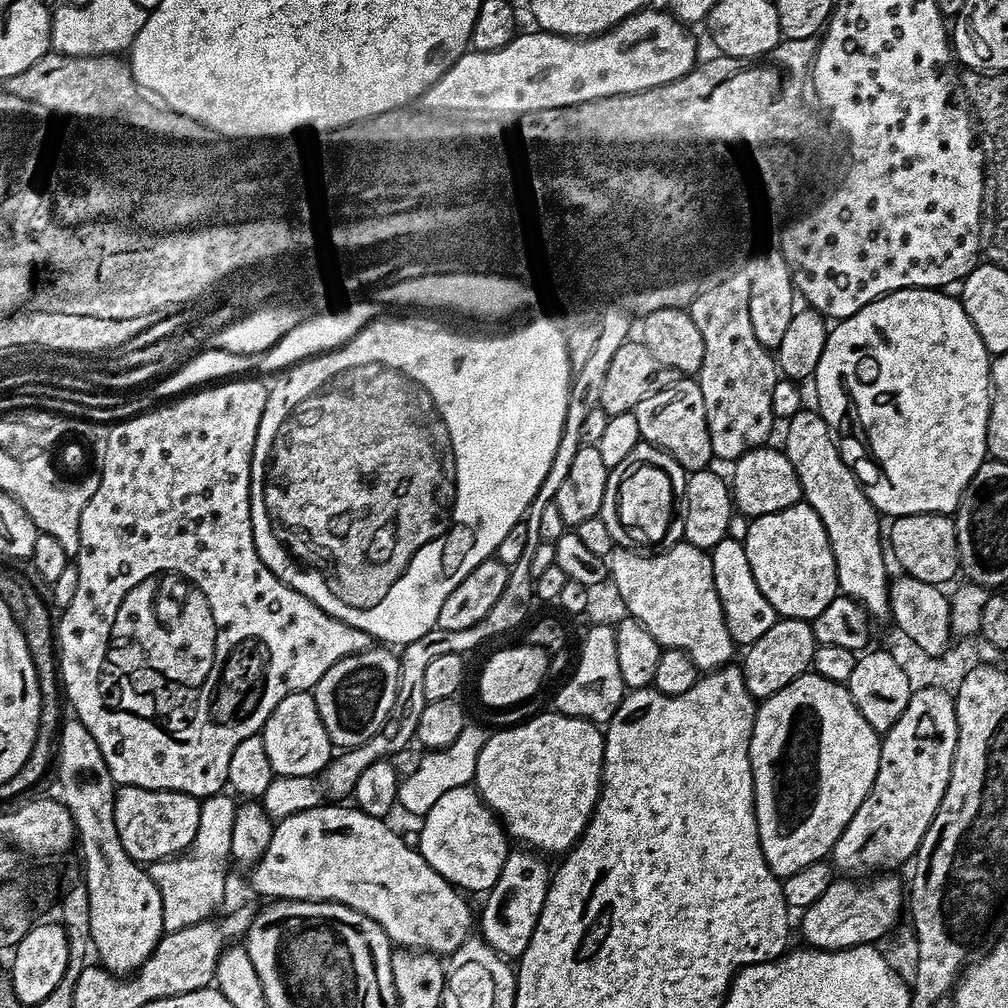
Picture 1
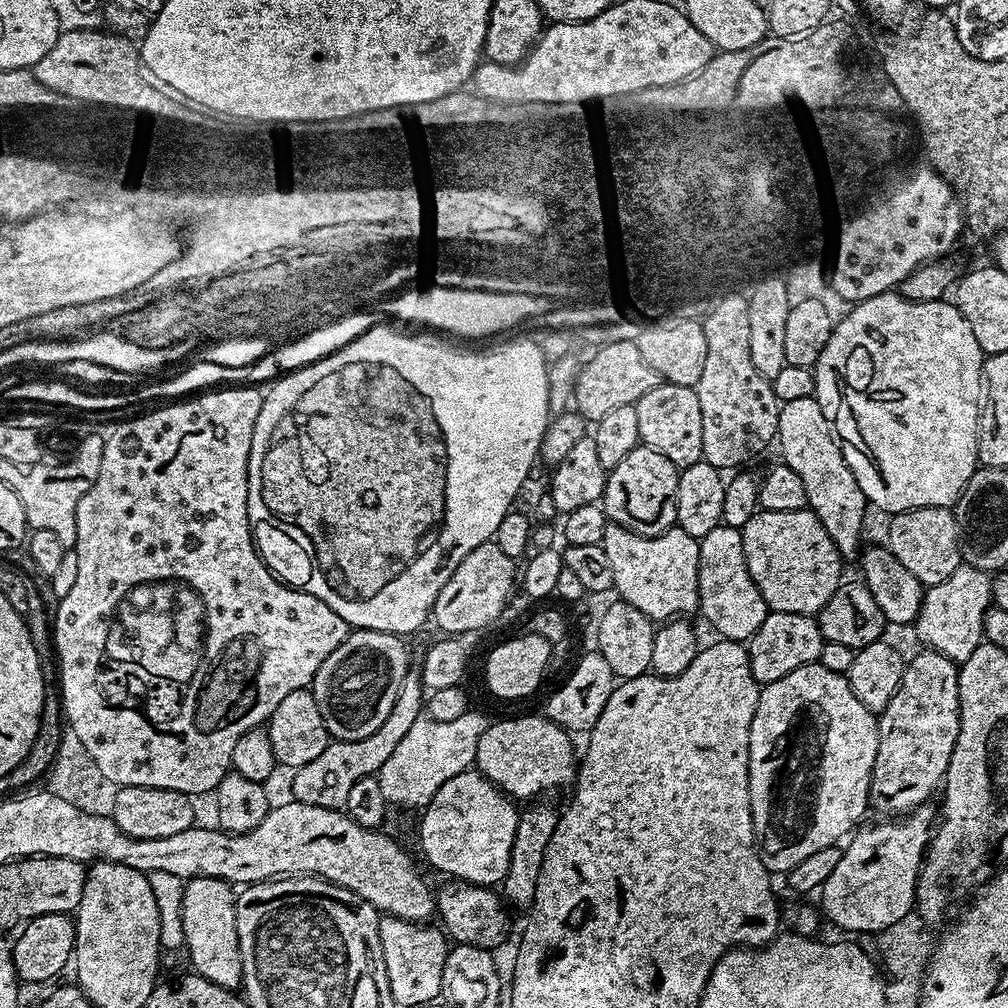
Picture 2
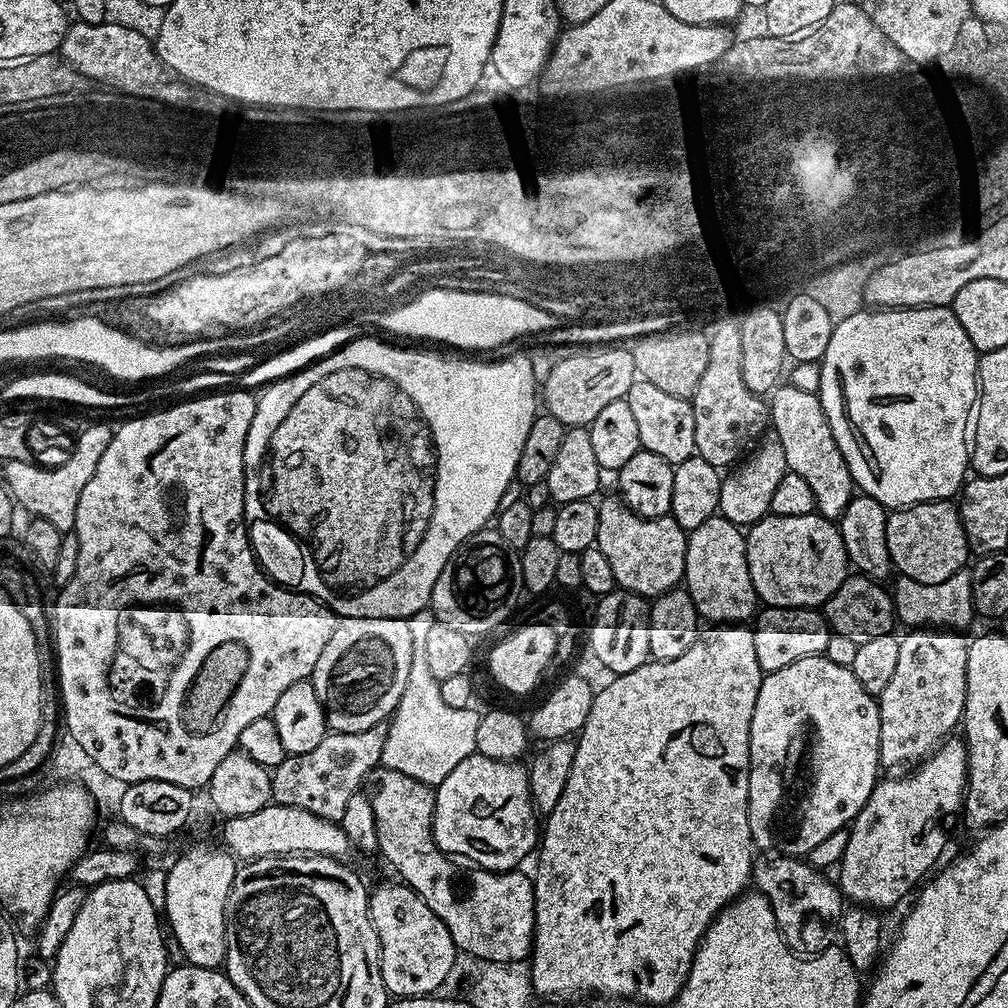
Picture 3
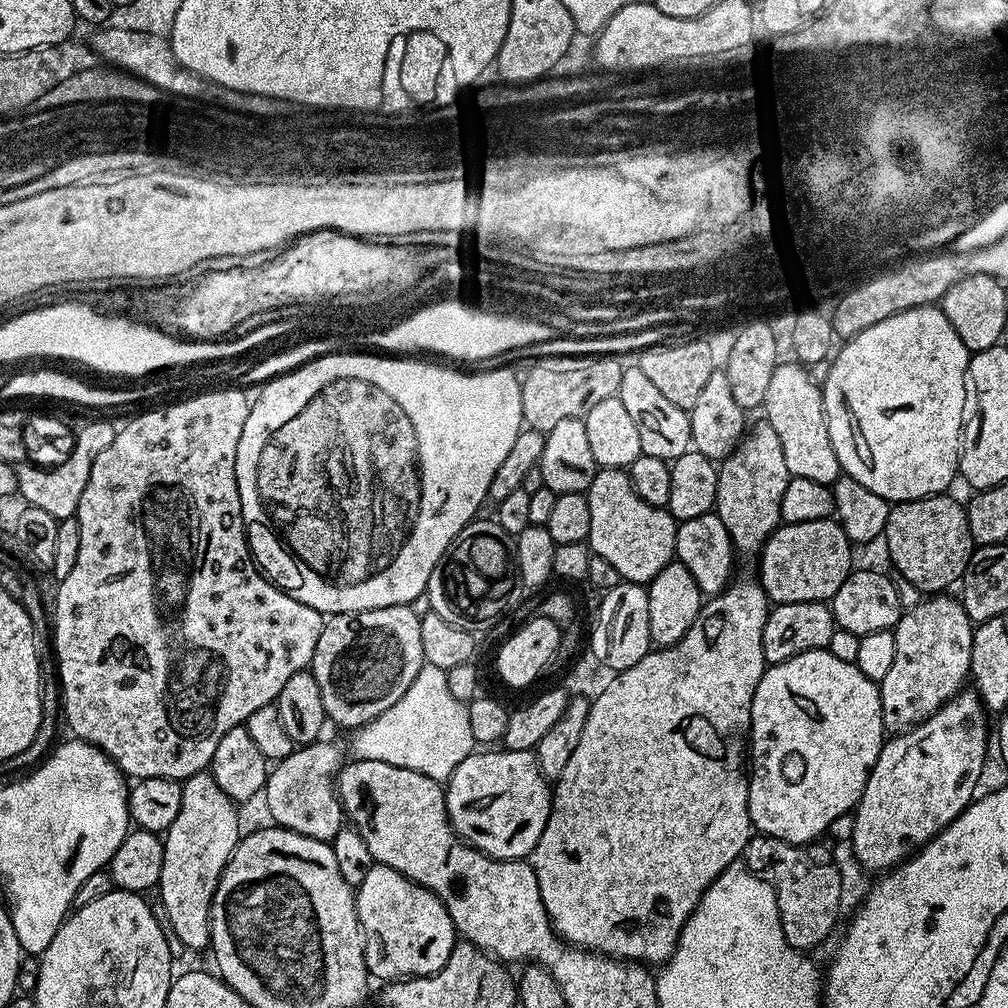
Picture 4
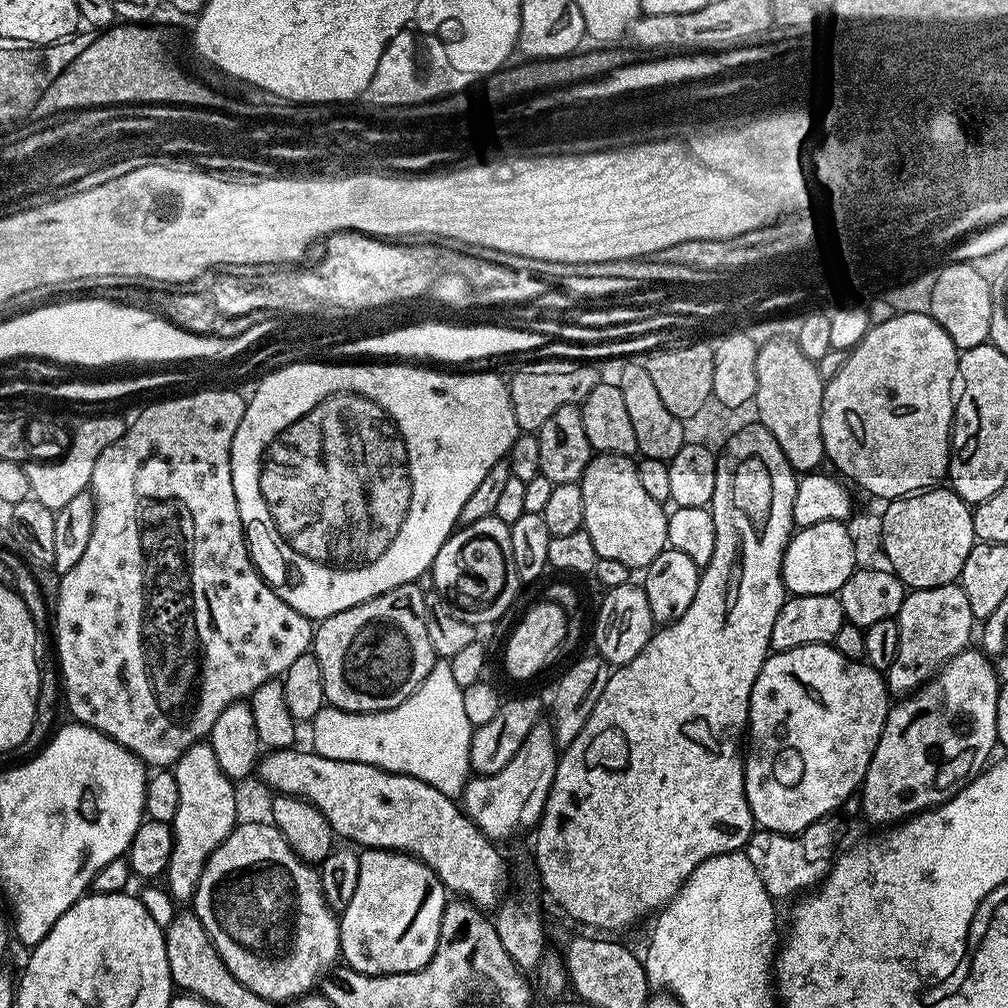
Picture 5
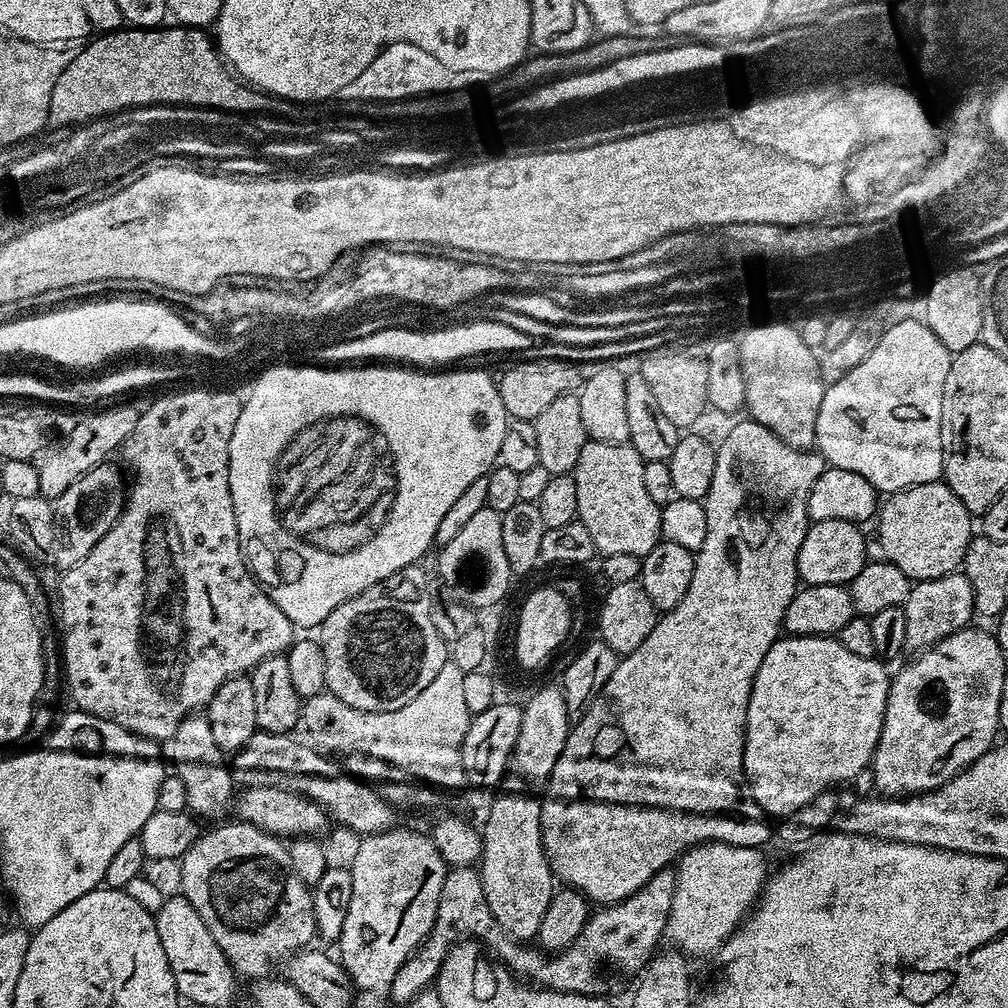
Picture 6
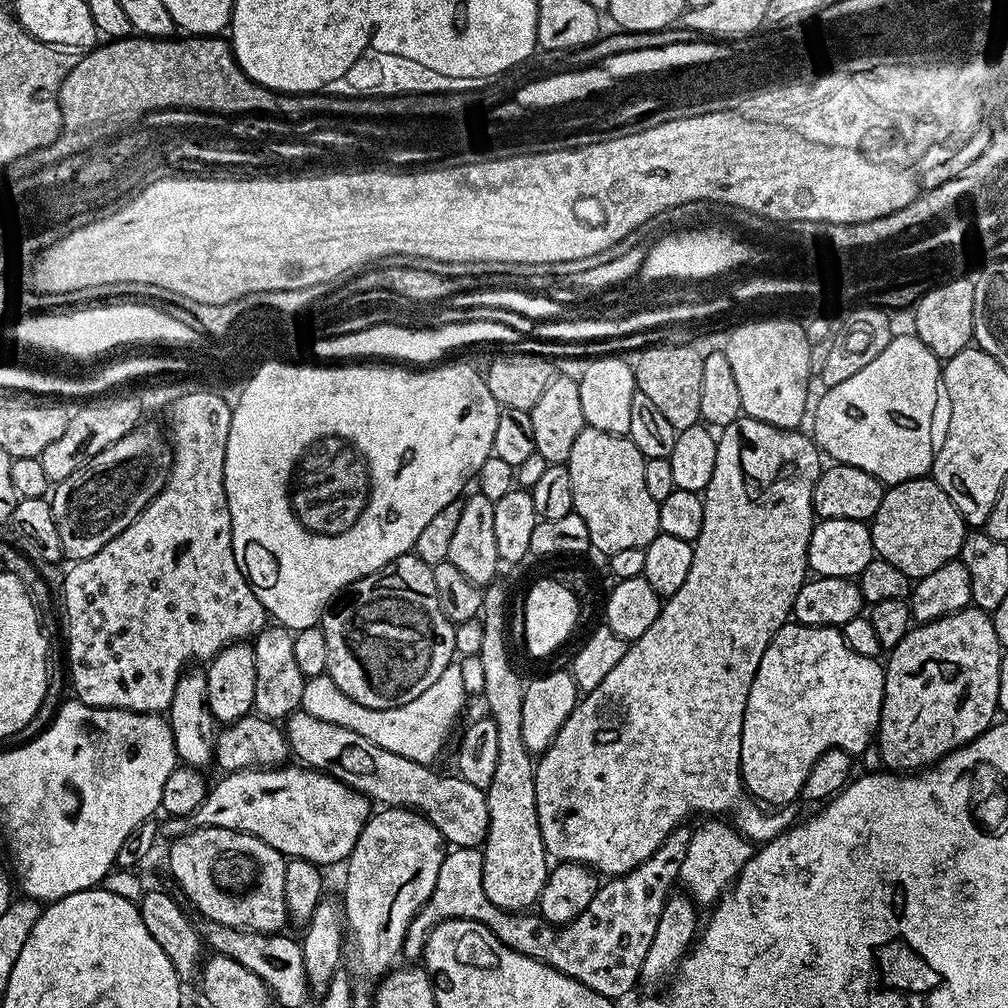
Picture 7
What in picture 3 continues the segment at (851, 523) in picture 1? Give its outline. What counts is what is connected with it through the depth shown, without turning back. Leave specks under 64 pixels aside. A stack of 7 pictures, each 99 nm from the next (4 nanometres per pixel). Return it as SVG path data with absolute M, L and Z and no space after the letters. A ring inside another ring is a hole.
M784 382L770 396L770 424L782 442L782 450L786 450L788 471L798 474L814 490L816 512L826 519L836 522L844 512L844 508L854 497L854 481L846 466L846 458L838 450L838 442L834 442L834 434L830 430L830 422L824 413L824 407L817 394L806 394L806 390L795 388L793 384Z

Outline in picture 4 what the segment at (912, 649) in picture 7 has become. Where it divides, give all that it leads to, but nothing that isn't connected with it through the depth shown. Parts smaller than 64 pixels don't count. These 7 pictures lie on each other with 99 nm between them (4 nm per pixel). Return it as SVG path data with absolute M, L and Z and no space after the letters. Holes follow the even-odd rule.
M961 690L952 699L947 700L934 714L930 714L930 718L926 718L921 724L914 725L907 732L889 735L885 739L882 750L878 754L878 762L874 762L874 766L870 770L870 778L866 778L866 790L862 790L862 798L858 801L854 809L854 830L852 831L850 847L852 847L852 852L856 855L856 860L862 867L891 870L896 865L903 864L913 852L920 851L946 825L954 822L954 818L958 818L964 813L965 808L972 803L974 797L977 795L976 783L979 782L980 775L984 772L984 759L988 756L988 719L990 719L989 713L975 691Z

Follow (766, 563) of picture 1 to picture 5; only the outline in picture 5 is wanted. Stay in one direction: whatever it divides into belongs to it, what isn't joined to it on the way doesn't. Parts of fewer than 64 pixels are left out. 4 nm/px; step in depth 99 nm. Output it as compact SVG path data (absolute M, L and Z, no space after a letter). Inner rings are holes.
M845 521L818 522L818 526L806 526L793 531L782 558L784 587L793 596L806 594L836 594L857 569L854 543L850 540Z

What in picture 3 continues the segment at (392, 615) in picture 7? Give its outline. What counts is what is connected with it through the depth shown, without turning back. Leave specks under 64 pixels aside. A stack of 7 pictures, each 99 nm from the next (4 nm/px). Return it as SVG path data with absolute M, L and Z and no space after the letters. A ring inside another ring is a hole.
M354 618L337 619L334 634L322 650L310 677L324 707L329 729L333 732L365 732L383 725L395 713L412 669L412 628L407 619Z

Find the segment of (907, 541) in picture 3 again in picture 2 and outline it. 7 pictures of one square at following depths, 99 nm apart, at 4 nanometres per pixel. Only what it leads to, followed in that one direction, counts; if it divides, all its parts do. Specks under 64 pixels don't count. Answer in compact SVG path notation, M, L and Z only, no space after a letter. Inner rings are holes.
M915 508L895 513L888 524L886 547L918 578L923 586L945 582L962 561L960 559L960 531L952 508Z

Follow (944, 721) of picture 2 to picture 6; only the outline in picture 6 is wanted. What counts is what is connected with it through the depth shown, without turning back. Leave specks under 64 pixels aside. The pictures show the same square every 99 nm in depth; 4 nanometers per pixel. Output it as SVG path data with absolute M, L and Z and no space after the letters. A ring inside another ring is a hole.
M960 570L946 574L942 578L917 580L913 583L903 609L906 614L905 649L932 648L938 642L942 642L942 638L969 627L973 623L976 611L974 590L970 590L970 582Z

